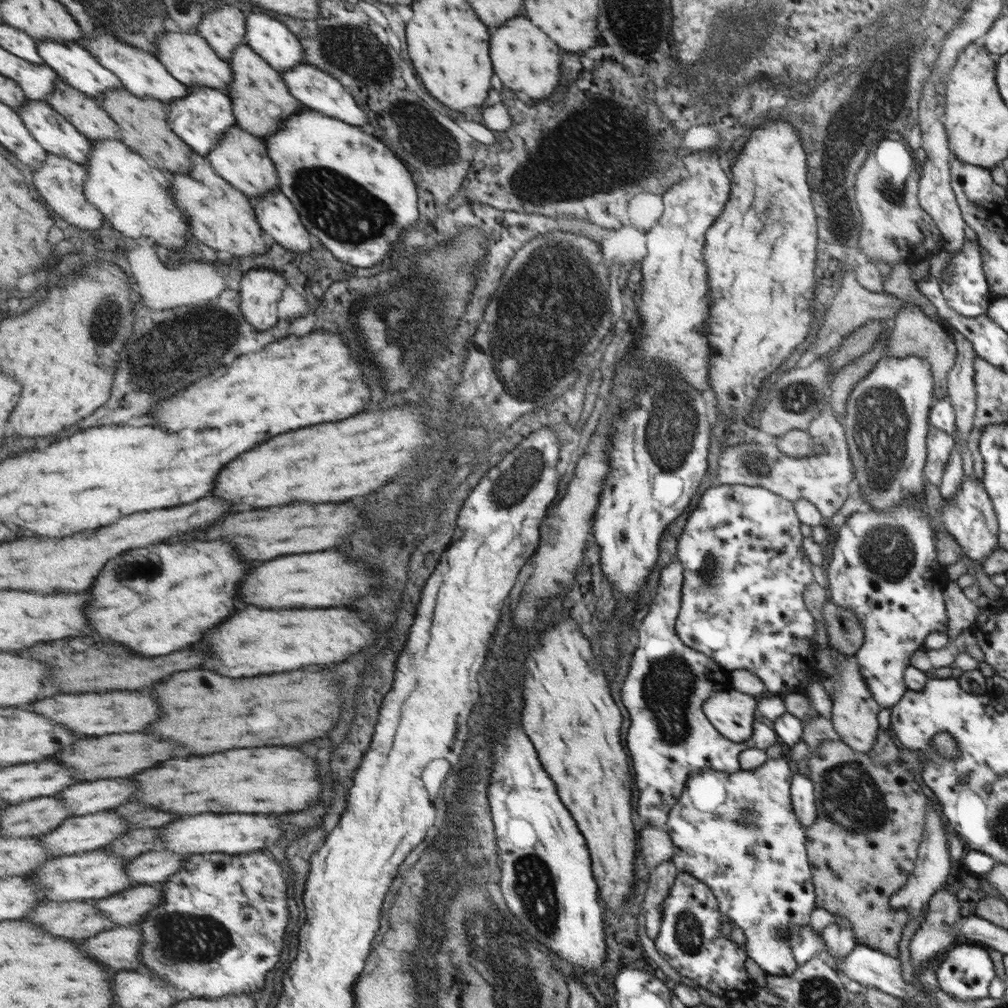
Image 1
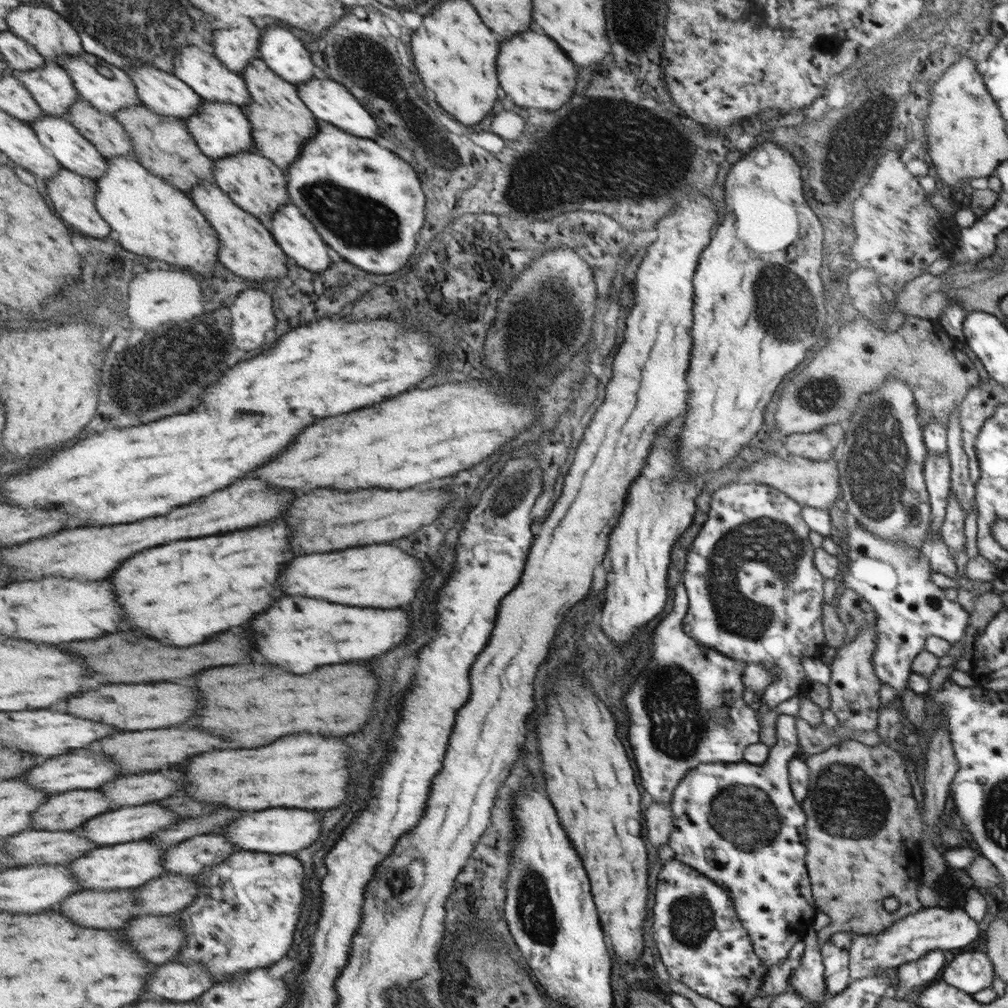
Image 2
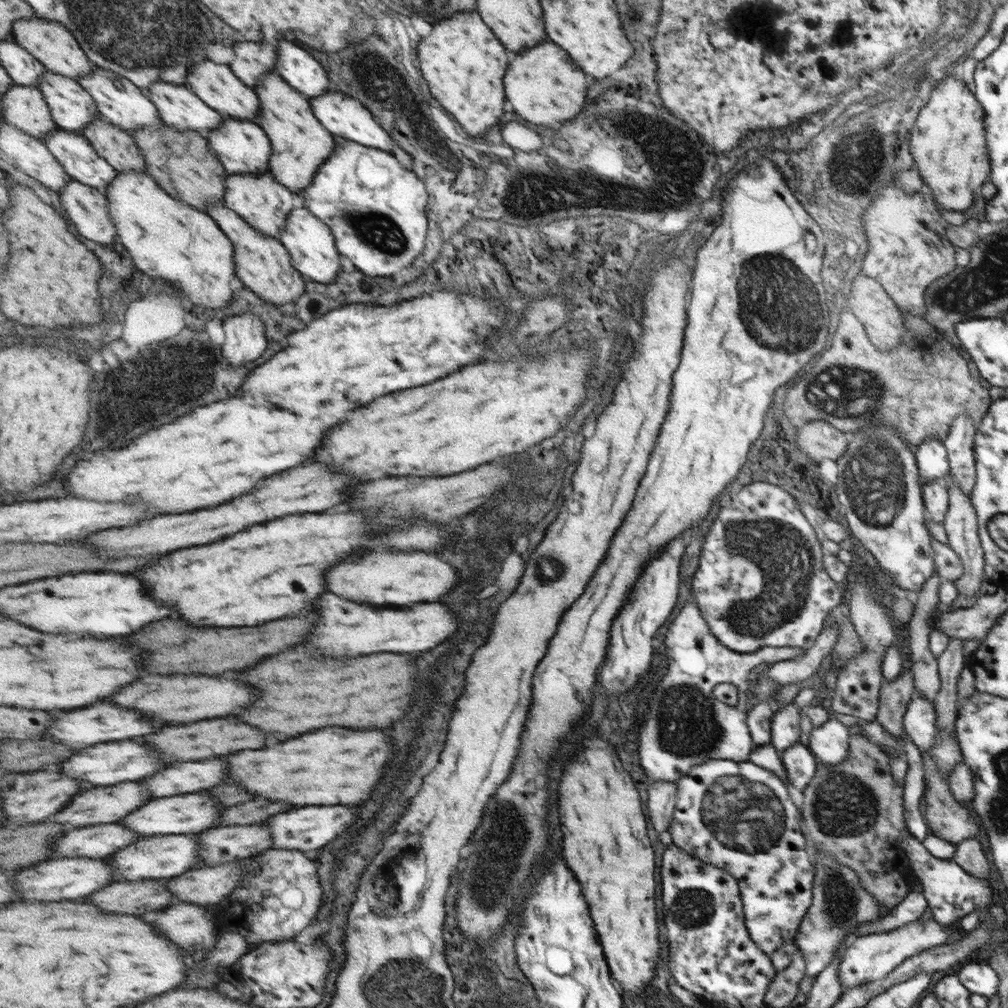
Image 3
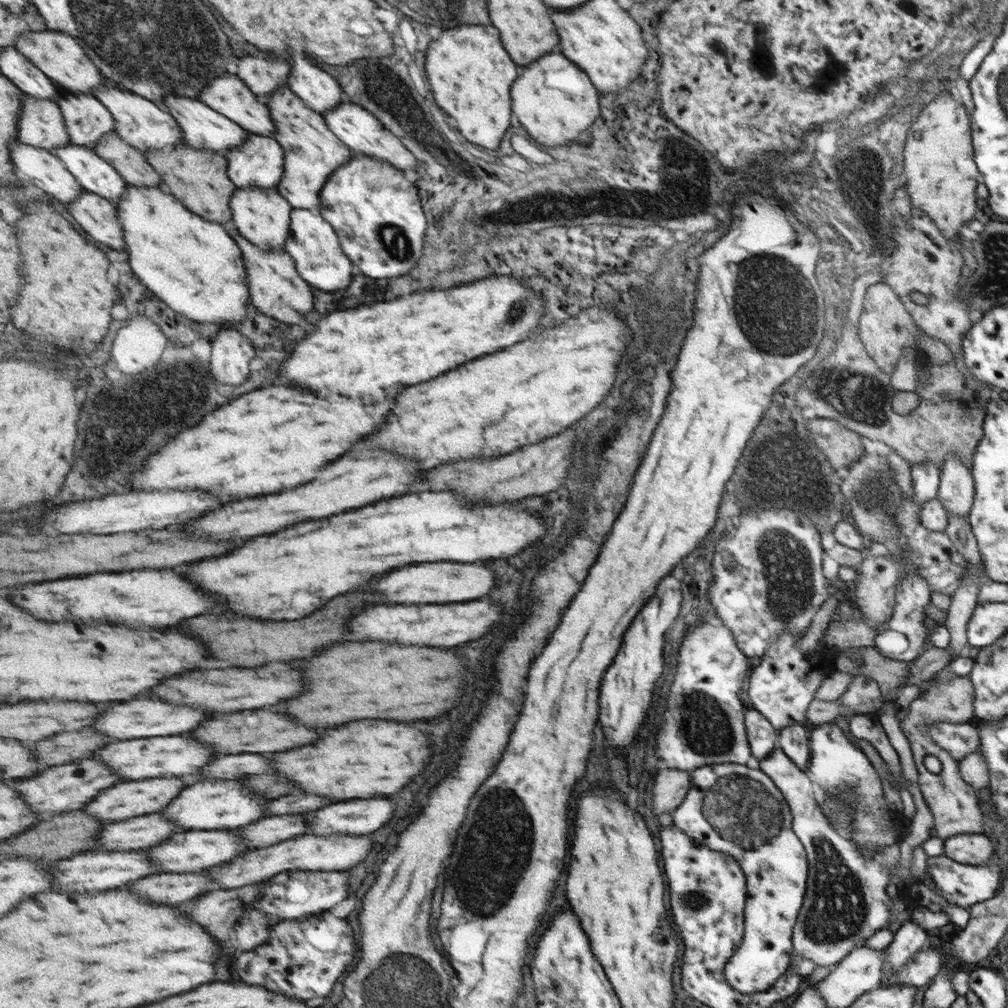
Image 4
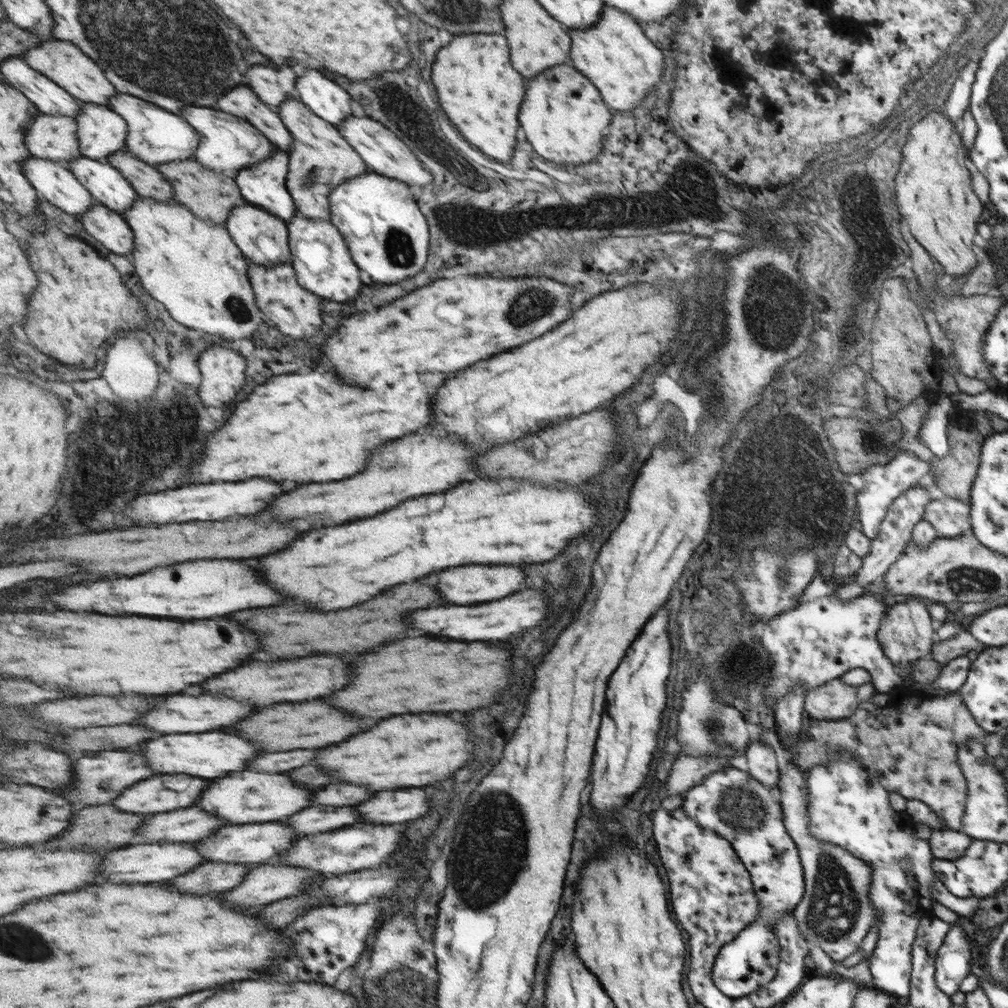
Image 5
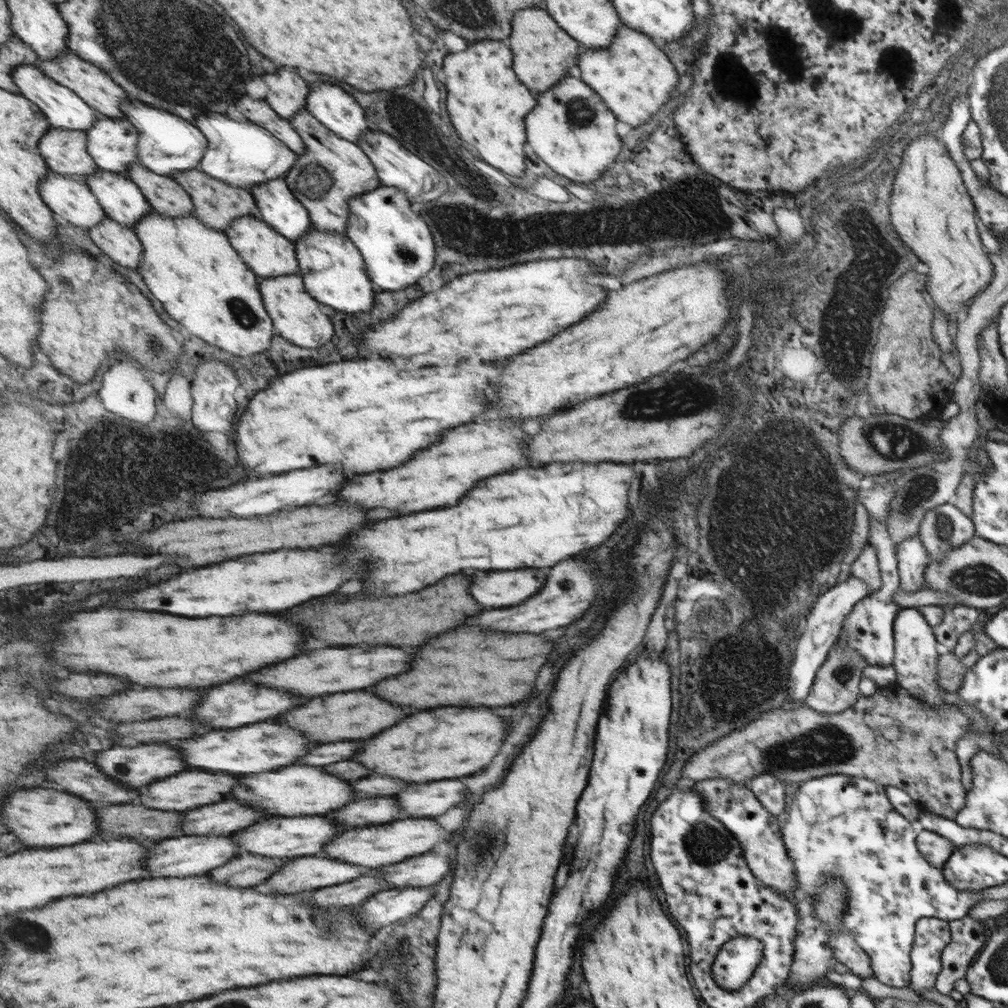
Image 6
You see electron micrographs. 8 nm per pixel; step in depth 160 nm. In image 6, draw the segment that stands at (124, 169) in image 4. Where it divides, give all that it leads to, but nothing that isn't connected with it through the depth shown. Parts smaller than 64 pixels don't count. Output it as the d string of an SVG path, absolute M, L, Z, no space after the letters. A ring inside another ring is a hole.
M137 162L126 175L137 183L155 212L173 218L195 216L192 195L175 178L157 174Z

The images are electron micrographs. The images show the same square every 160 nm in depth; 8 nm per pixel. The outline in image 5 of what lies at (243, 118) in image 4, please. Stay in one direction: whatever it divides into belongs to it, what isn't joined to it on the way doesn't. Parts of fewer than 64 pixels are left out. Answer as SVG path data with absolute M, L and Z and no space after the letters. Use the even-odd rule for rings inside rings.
M237 86L231 92L221 96L219 109L229 114L235 114L253 123L271 142L284 151L291 150L293 142L292 131L285 126L284 119L278 110L271 110L266 102L261 102L259 96L247 86Z

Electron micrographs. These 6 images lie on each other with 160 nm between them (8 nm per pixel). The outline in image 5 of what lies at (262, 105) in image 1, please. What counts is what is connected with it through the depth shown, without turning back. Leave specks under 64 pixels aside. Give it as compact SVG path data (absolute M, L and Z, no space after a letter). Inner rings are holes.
M289 98L285 106L279 108L280 117L284 119L285 126L292 131L293 144L290 153L290 170L288 172L288 190L292 193L293 200L299 214L306 217L331 221L332 191L353 177L369 174L371 169L353 148L352 143L340 133L338 127L307 108L301 100Z

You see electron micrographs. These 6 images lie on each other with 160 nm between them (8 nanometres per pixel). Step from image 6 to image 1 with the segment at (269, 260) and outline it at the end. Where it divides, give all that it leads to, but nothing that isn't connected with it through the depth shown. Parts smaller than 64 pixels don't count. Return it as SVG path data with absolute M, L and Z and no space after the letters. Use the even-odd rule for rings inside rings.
M233 125L228 133L216 144L216 148L208 154L208 159L226 181L229 181L237 190L243 191L253 204L259 202L267 193L276 193L281 190L280 177L276 164L268 153L268 147L259 137Z

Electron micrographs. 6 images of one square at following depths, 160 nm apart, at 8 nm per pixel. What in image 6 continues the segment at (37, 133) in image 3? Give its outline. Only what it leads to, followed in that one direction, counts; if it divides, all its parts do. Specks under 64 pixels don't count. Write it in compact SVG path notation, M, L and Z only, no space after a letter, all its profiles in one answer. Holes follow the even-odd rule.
M53 127L39 145L51 172L84 180L101 170L89 154L85 131Z

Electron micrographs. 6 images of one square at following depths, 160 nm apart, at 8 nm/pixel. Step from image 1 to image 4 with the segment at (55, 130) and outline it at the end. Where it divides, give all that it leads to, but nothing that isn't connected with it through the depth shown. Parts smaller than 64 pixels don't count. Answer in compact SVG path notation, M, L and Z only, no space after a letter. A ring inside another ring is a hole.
M71 142L59 149L53 149L52 153L65 163L67 170L75 175L87 191L117 204L129 190L124 175L91 147Z

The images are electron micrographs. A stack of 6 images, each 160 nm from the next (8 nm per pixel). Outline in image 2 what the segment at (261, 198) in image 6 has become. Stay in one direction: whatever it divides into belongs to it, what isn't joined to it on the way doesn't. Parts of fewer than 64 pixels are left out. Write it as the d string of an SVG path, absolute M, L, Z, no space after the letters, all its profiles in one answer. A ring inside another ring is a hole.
M204 100L203 108L196 116L185 119L188 129L196 138L200 149L211 159L231 158L236 154L256 150L255 134L248 115L243 114L242 106L230 102Z

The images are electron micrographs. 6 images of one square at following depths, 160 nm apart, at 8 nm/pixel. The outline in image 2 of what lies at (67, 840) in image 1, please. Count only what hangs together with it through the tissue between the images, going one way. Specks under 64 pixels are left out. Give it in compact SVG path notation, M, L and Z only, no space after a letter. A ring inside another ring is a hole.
M145 804L145 806L129 806L129 808L119 808L113 810L109 814L101 814L101 818L93 818L93 822L87 822L83 828L79 828L78 835L86 836L98 846L120 845L128 842L148 839L153 833L160 832L161 828L169 828L171 824L175 824L175 814L173 812L165 812L161 806L157 804Z

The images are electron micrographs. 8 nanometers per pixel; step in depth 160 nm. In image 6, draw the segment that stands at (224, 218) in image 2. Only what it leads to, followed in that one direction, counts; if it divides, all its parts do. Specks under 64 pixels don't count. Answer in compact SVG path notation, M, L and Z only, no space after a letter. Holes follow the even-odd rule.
M301 274L284 277L259 278L260 291L264 297L270 317L274 320L277 334L287 338L289 342L303 348L319 348L327 344L335 336L335 326L329 316L319 310L318 300L308 293Z

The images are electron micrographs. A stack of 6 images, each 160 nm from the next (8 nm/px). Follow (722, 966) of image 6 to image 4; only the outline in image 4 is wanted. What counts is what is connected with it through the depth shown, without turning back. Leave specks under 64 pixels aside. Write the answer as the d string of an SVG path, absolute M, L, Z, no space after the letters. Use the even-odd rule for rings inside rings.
M717 764L701 766L701 770L689 772L692 787L681 801L681 806L671 814L672 825L685 830L689 838L697 838L697 844L709 850L725 852L737 858L737 864L745 874L747 896L743 909L743 934L740 945L724 965L724 977L735 991L750 995L768 989L789 964L792 945L792 929L799 919L803 900L807 895L808 859L802 844L792 831L792 815L785 804L784 795L777 790L764 771L748 764Z

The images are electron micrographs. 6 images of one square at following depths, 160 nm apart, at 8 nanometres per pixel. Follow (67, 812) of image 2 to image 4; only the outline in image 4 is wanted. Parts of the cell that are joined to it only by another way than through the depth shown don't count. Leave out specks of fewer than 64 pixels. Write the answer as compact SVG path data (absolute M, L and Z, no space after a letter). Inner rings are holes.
M151 778L145 782L123 782L123 784L113 786L113 790L105 790L105 794L101 794L101 798L97 798L97 802L91 802L83 810L87 814L93 814L95 818L109 820L109 822L127 820L127 818L151 814L151 812L165 808L173 798L179 796L179 792L183 788L185 788L185 782L181 778L155 778L155 780Z

